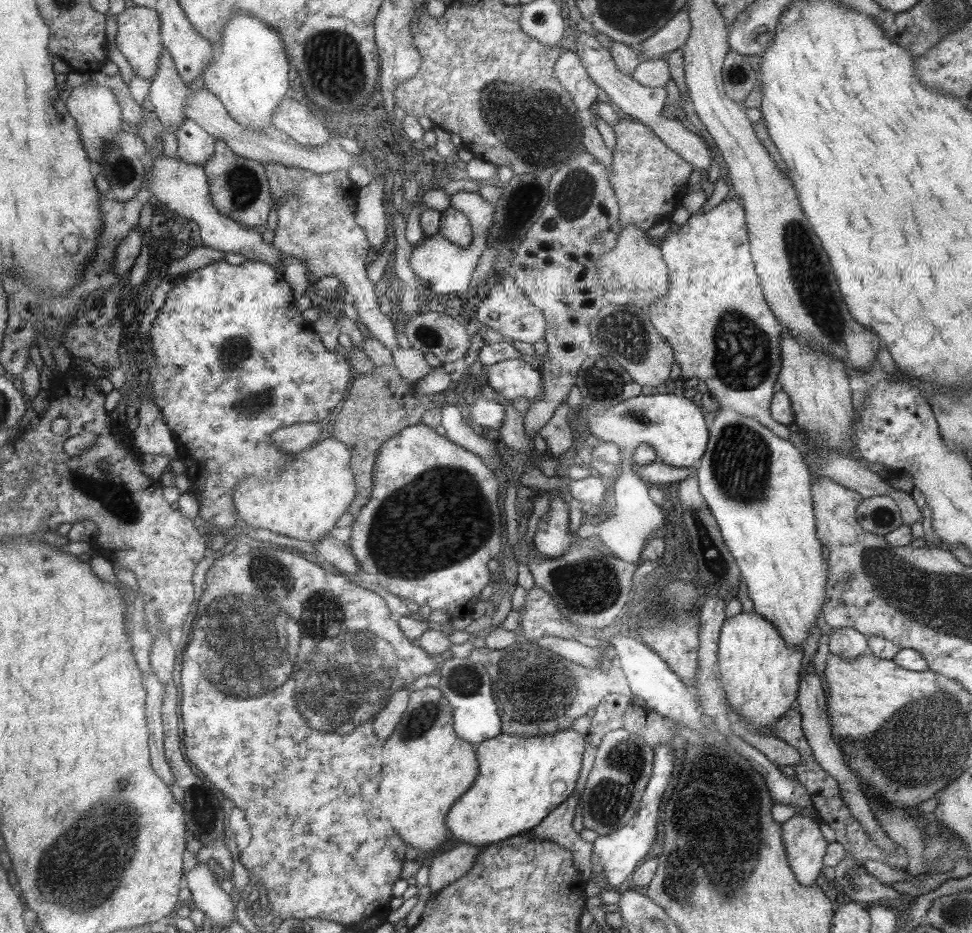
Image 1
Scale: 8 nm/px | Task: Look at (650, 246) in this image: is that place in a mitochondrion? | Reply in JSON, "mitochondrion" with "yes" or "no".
{"mitochondrion":"no"}

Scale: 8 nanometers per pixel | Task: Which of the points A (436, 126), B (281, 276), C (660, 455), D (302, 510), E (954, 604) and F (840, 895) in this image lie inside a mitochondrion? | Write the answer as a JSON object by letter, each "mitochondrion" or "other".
{"A":"other","B":"other","C":"other","D":"other","E":"mitochondrion","F":"other"}

